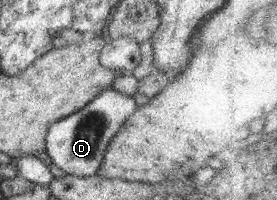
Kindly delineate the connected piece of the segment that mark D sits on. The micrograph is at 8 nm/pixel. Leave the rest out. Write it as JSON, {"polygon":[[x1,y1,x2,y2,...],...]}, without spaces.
{"polygon":[[116,88,102,90,90,104,50,125,45,138,45,152,51,162,68,175,82,178,96,175,110,139,118,133,126,119,134,114,137,105,134,97,126,96]]}

